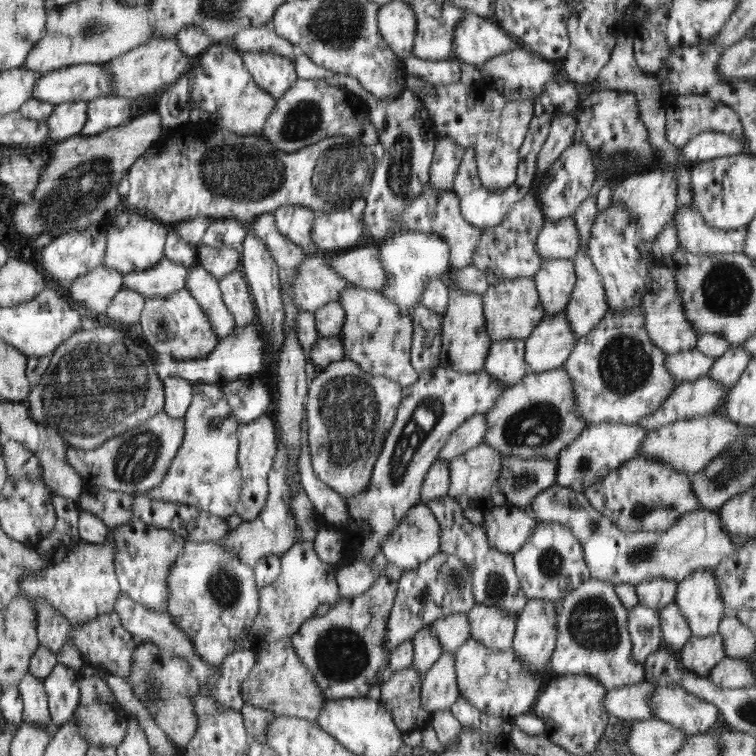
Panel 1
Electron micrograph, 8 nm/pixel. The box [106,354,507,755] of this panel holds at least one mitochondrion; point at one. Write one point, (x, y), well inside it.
(348, 408)

